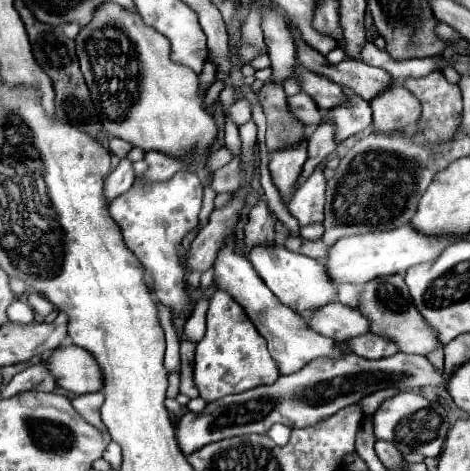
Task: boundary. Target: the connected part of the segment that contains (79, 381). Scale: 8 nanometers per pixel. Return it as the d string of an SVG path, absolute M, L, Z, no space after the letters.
M61 345L53 349L45 359L45 365L47 371L59 379L59 387L67 389L69 393L95 393L103 385L103 379L99 379L99 367L95 367L91 353L75 345Z

